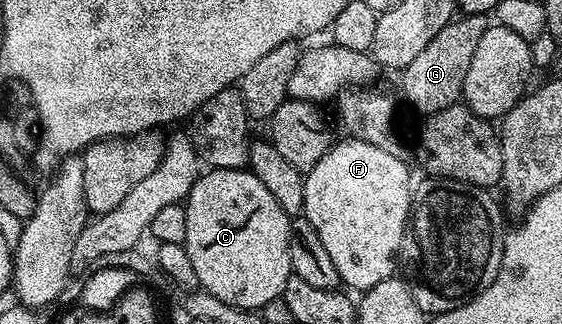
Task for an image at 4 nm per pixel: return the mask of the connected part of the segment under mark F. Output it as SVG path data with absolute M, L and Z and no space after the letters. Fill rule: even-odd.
M354 137L338 140L327 151L327 155L323 155L323 159L319 159L319 163L315 163L315 167L305 173L305 208L303 216L309 220L311 227L315 227L315 232L319 234L319 239L323 242L323 247L327 250L327 255L331 255L331 263L335 263L335 271L339 271L341 276L341 285L348 287L350 290L364 291L375 287L375 283L383 283L383 279L394 276L396 267L399 265L399 254L403 248L403 242L407 232L407 222L409 219L409 198L411 196L411 181L409 185L409 169L400 160L402 159L396 153L388 153L383 151L383 147L375 147L366 141L360 141Z

